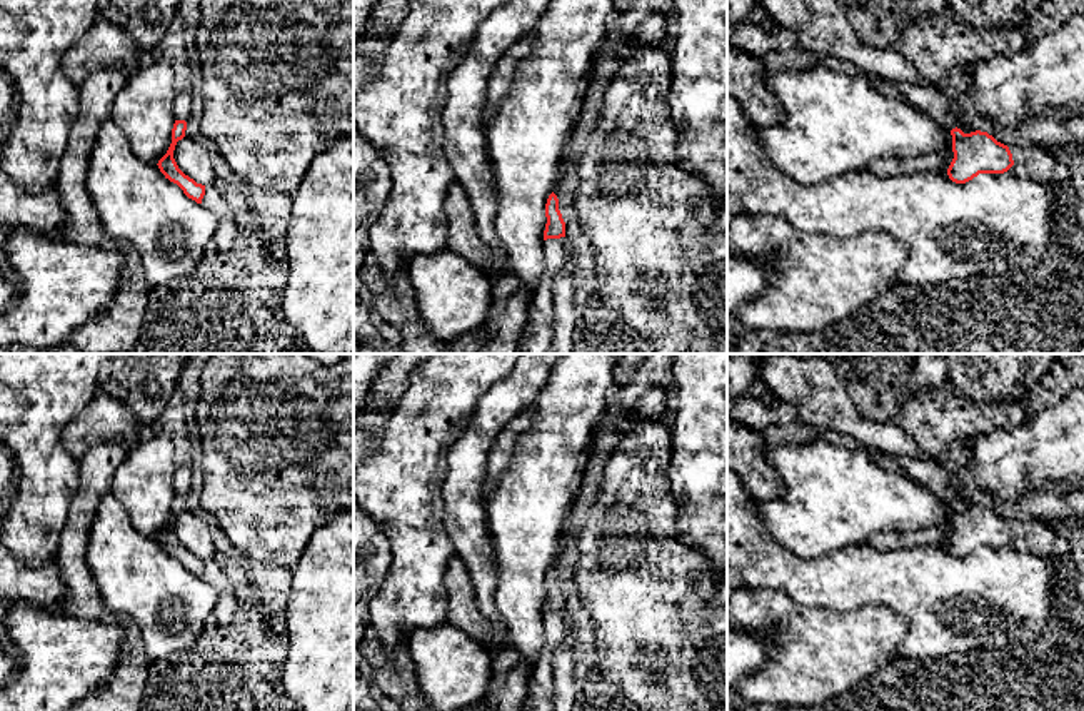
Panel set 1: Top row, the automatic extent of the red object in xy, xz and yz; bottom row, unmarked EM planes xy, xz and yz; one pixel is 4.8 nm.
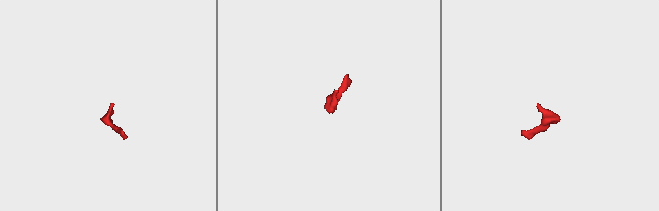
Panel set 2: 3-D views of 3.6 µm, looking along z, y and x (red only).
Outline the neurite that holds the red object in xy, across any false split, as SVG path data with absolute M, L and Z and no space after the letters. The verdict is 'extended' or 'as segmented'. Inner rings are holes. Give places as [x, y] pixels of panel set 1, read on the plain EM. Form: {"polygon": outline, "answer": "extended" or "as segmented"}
{"polygon": "M175 494L172 502L172 517L157 539L160 546L165 549L165 552L177 557L188 572L195 574L197 577L202 577L217 589L218 599L213 608L212 623L227 626L233 621L238 604L228 577L222 572L215 559L197 557L193 552L190 552L178 542L173 532L175 519L178 514L185 511L185 504L187 504L187 496Z", "answer": "extended"}

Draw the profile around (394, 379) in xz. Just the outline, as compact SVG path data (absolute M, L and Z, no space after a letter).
M397 354L380 371L370 387L370 394L384 401L384 407L394 406L410 384L414 369L427 357L427 354Z

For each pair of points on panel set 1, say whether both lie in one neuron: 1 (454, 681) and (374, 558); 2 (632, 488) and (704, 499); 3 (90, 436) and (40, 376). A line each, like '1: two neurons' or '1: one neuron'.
1: two neurons
2: two neurons
3: two neurons

